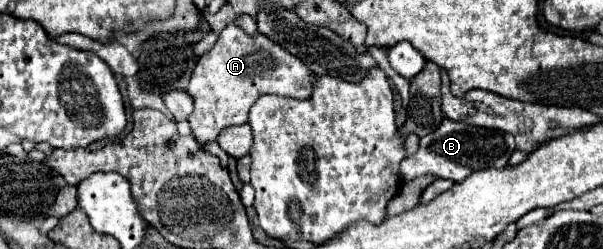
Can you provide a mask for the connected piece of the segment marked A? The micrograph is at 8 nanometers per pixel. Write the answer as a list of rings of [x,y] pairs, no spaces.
[[[228,24],[220,32],[214,48],[200,56],[188,84],[188,92],[194,96],[194,112],[188,118],[194,138],[204,148],[208,140],[218,138],[222,128],[244,124],[252,104],[262,94],[308,98],[310,80],[312,72],[306,64],[280,48],[280,44],[270,42],[270,38],[262,34],[248,36],[238,26]]]

